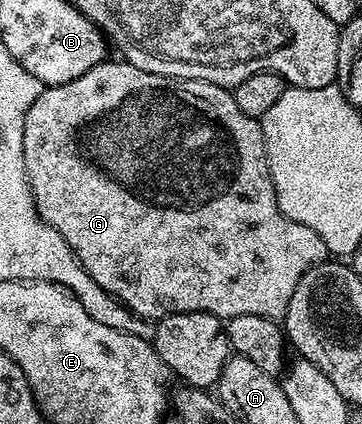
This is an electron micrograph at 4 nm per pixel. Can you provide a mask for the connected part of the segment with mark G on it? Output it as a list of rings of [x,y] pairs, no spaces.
[[[125,61],[117,62],[101,63],[92,69],[88,69],[88,73],[76,77],[76,81],[68,81],[59,87],[46,87],[40,93],[40,97],[36,97],[36,101],[32,101],[32,105],[24,117],[24,165],[38,216],[49,227],[56,229],[56,233],[60,233],[60,237],[64,237],[64,241],[68,241],[68,245],[74,250],[74,255],[80,261],[80,265],[90,274],[92,281],[96,281],[96,285],[100,285],[100,289],[112,293],[112,297],[119,299],[124,306],[132,309],[132,313],[136,313],[140,317],[157,321],[176,313],[199,311],[200,313],[212,313],[217,319],[223,321],[237,315],[255,315],[256,317],[268,317],[275,321],[281,320],[288,309],[288,301],[292,301],[292,293],[296,293],[296,285],[300,285],[300,277],[304,277],[304,273],[308,273],[308,269],[312,269],[317,263],[323,262],[327,258],[328,252],[320,233],[308,229],[308,225],[300,225],[296,221],[292,221],[278,208],[276,189],[272,185],[272,177],[270,176],[270,158],[266,156],[266,142],[264,141],[261,122],[248,117],[248,113],[240,113],[240,105],[236,105],[233,90],[215,83],[205,83],[203,79],[173,79],[167,75],[144,73],[144,69],[136,69],[136,65]]]

